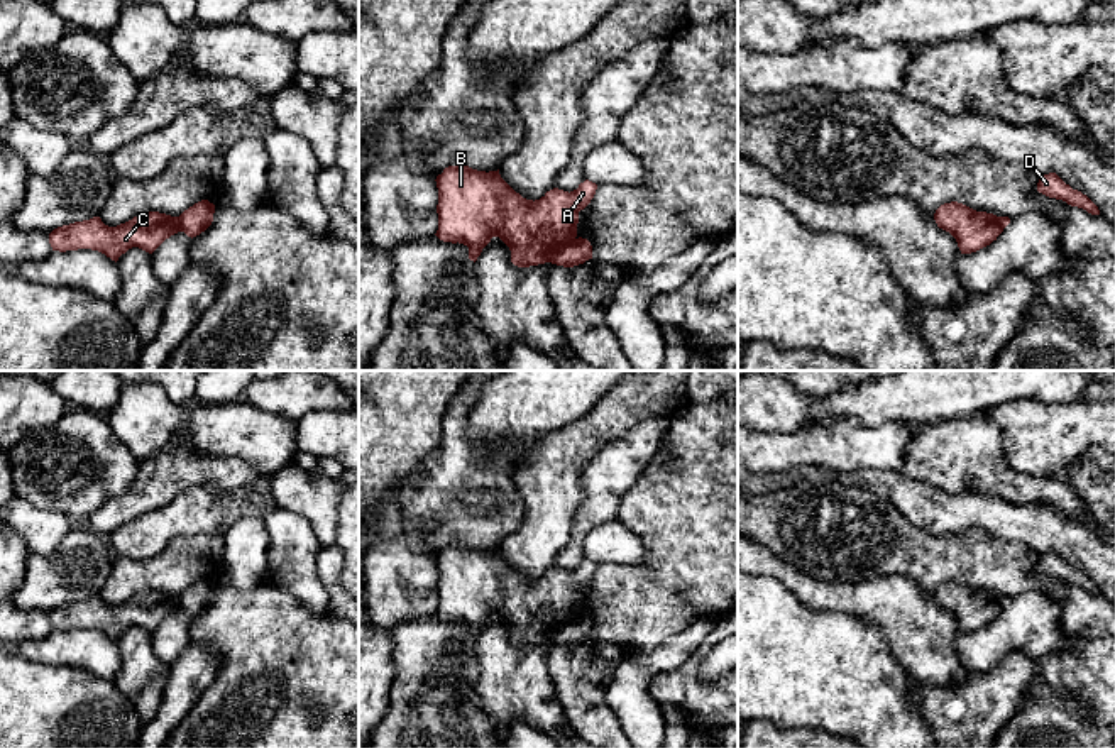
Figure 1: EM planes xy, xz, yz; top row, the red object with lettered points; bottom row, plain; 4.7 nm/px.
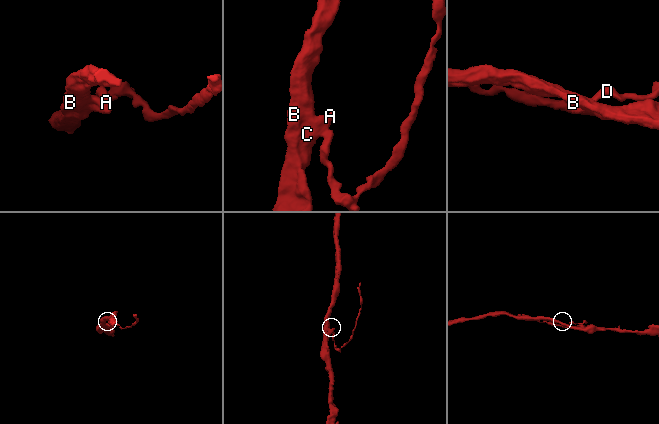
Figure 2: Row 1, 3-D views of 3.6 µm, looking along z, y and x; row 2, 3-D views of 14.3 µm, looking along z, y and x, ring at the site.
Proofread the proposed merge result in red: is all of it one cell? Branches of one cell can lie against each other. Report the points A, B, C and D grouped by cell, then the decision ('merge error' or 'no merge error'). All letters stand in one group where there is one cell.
groups A B C / D; merge error

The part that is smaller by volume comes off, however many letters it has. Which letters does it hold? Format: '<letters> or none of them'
D

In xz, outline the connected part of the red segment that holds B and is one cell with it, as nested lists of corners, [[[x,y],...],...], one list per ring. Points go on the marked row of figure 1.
[[[448,166],[437,176],[438,188],[438,230],[443,242],[469,247],[469,259],[477,261],[492,237],[499,237],[511,250],[511,262],[530,267],[552,262],[552,257],[577,237],[579,212],[596,195],[597,184],[585,179],[574,191],[553,188],[540,200],[526,200],[516,193],[497,171],[477,171],[469,166]]]

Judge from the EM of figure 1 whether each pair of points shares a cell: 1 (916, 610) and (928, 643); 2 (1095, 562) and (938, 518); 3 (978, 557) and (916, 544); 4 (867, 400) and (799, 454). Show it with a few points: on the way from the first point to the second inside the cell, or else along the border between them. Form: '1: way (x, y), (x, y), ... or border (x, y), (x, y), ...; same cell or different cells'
1: way (916, 618), (916, 628), (921, 635); same cell
2: way (1056, 533), (999, 516), (977, 516); same cell
3: way (963, 557), (931, 557); same cell
4: border (882, 423), (831, 417), (804, 425); different cells

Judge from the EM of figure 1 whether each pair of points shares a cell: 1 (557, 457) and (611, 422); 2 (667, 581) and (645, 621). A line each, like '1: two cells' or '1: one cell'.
1: one cell
2: one cell

